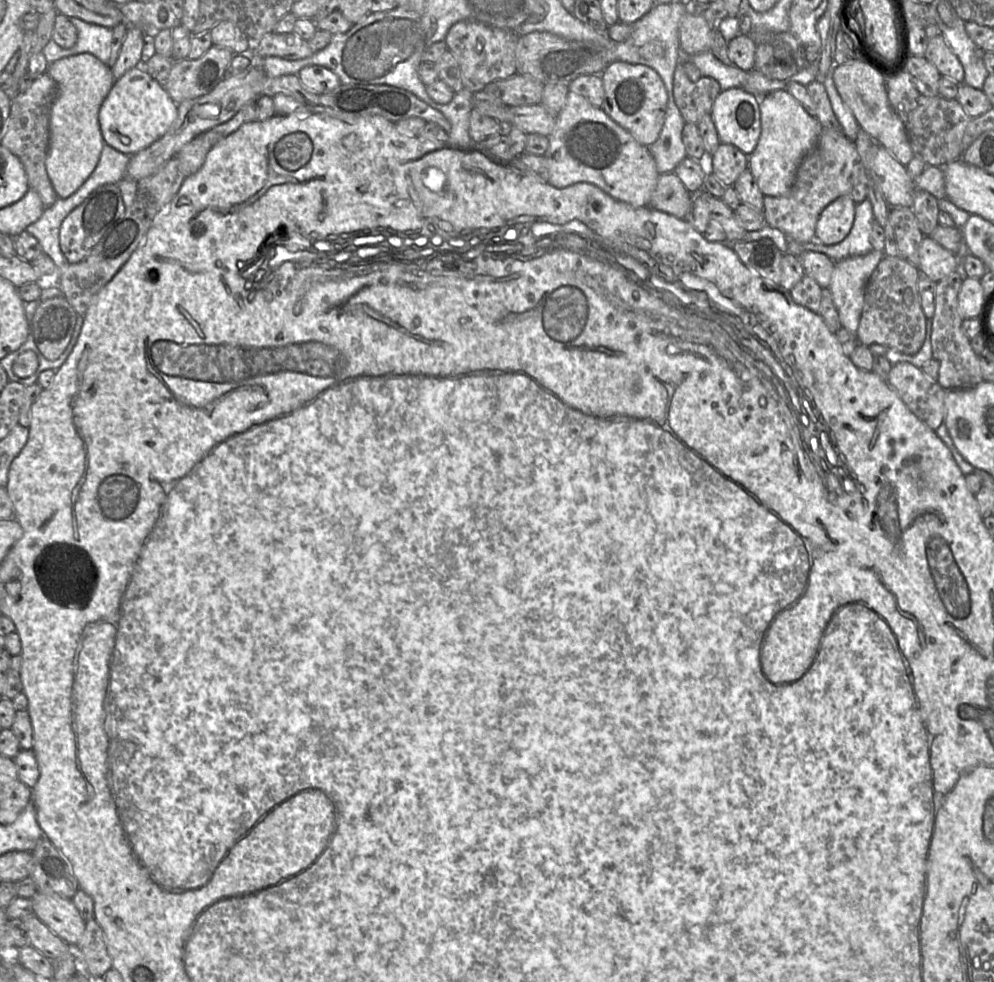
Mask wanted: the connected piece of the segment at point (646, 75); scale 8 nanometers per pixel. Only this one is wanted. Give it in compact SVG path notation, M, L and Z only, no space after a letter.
M616 61L607 65L601 73L605 91L602 110L639 143L653 144L664 124L668 94L659 74L650 67Z

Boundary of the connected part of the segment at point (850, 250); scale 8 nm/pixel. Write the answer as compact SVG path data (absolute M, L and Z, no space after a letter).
M866 199L856 204L852 229L843 241L835 245L825 245L818 241L798 243L789 239L787 253L798 256L808 251L815 251L826 254L835 262L849 257L867 255L873 250L870 241L873 219L872 204Z

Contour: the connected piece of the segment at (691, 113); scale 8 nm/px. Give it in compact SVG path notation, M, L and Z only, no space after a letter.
M681 62L674 72L674 101L688 124L697 124L703 116L710 114L721 91L720 84L713 78L702 76L696 82L691 81L686 76Z

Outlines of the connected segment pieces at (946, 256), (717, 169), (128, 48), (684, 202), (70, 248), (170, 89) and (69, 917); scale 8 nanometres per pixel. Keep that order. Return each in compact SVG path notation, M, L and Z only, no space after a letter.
M925 236L919 248L918 269L922 275L934 282L939 282L957 270L958 258L935 242L931 237Z
M721 143L717 150L708 156L705 164L726 187L733 187L742 172L748 169L749 156L740 149Z
M129 27L121 45L116 62L110 68L115 80L122 77L128 70L140 65L144 47L144 33L135 27Z
M674 172L660 174L649 206L683 219L689 211L691 194Z
M106 184L94 190L79 206L73 209L63 220L59 242L68 264L84 260L98 244L105 232L126 211L121 191L117 184Z
M212 46L196 60L173 62L162 86L176 104L204 96L227 78L234 54L227 48Z
M37 891L32 897L33 914L69 945L78 945L85 930L83 919L71 899L51 891Z

